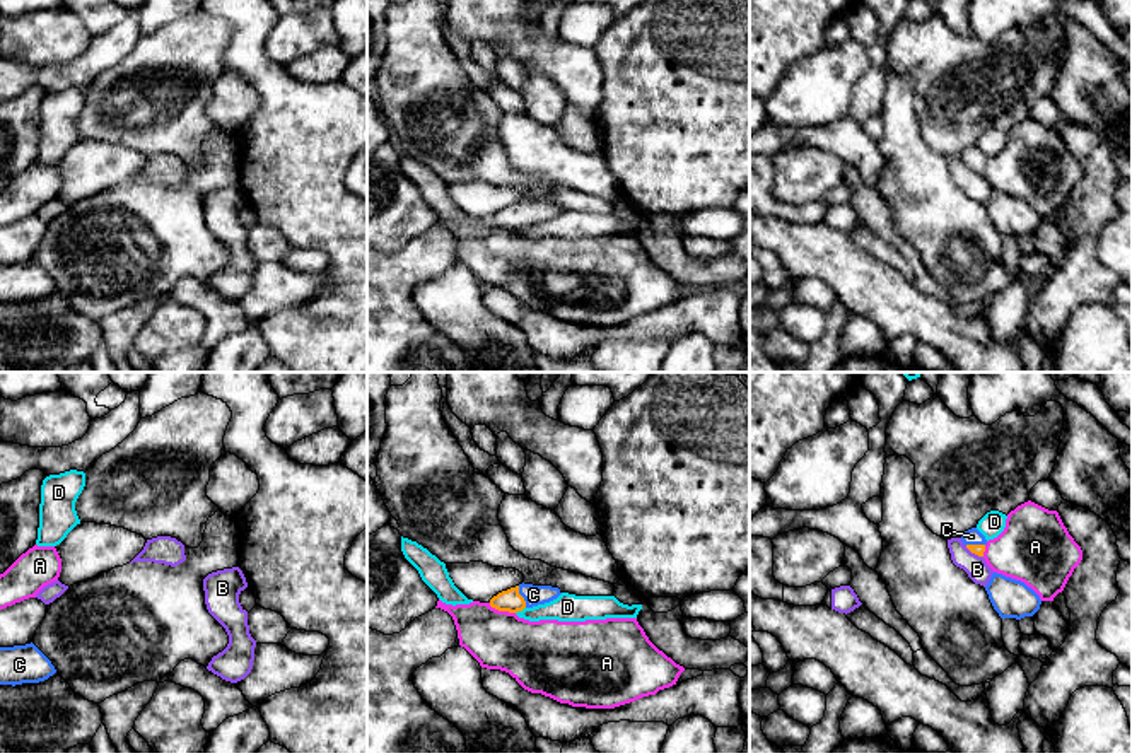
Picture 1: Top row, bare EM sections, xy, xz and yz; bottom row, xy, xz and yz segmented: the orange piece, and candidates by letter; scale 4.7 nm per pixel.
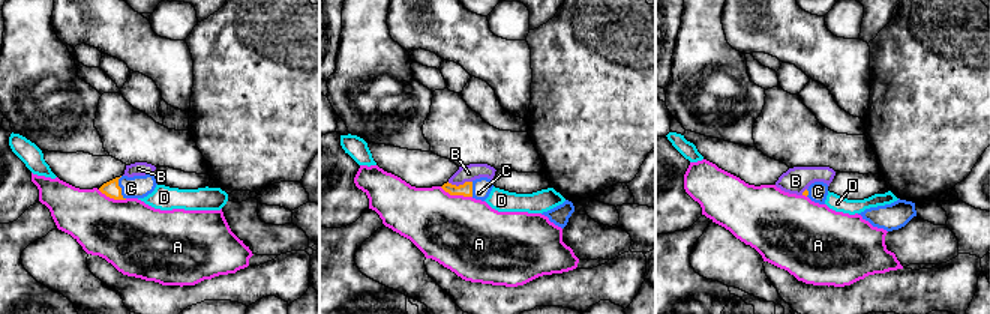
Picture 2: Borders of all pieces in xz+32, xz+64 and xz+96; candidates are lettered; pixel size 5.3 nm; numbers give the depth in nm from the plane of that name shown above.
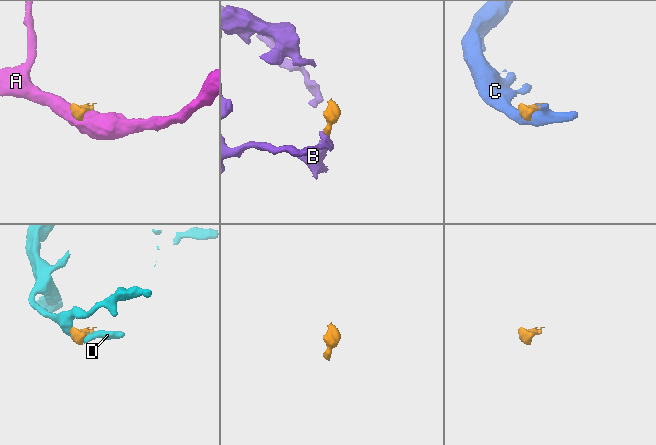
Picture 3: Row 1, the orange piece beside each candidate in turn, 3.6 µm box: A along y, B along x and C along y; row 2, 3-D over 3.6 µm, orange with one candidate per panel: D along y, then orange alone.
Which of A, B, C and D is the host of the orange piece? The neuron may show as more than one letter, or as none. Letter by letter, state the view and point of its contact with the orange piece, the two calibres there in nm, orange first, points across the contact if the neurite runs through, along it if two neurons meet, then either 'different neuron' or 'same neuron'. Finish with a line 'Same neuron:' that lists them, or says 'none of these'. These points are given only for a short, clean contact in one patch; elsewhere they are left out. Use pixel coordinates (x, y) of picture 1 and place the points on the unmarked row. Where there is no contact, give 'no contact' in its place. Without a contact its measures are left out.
A: contact xz (502, 227); calibres 100 and 300 nm; border xz (489, 221), (514, 231); different neuron
B: contact yz (974, 169); calibres 50 and 110 nm; border yz (965, 163), (982, 175); different neuron
C: contact xz (521, 214); calibres 100 and 100 nm; way xz (511, 217), (521, 214), (533, 212); same neuron
D: contact xz (519, 227); calibres 100 and 130 nm; border xz (525, 224), (516, 231); different neuron
Same neuron: C

